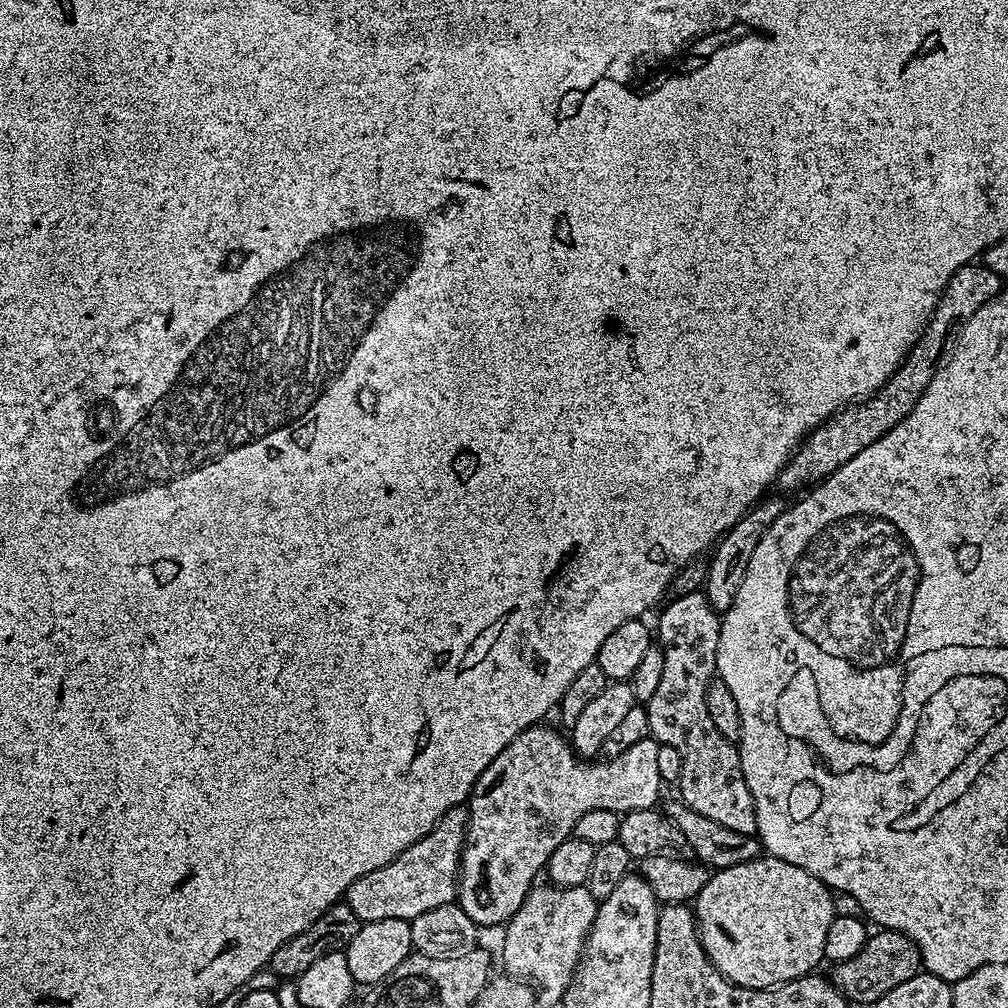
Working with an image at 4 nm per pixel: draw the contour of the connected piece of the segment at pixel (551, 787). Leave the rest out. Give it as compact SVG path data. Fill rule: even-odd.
M533 726L522 730L482 770L472 795L466 801L468 810L468 839L460 853L458 873L458 903L477 926L484 924L507 925L508 919L516 913L526 894L537 883L536 875L545 871L548 860L562 846L562 842L573 835L578 818L589 810L610 810L617 814L637 812L657 807L662 781L658 774L658 750L655 740L639 740L634 746L617 752L612 760L588 759L576 755L567 735L559 736L552 728Z

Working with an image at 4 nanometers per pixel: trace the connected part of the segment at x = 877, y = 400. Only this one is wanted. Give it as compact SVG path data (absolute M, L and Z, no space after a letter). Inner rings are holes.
M973 262L959 268L941 294L940 304L928 319L928 325L924 327L920 340L908 351L908 357L901 362L898 370L894 370L894 374L877 392L854 404L844 405L829 420L808 433L800 447L784 463L784 468L778 477L778 484L784 488L801 487L800 489L805 486L815 486L830 474L837 472L846 462L850 462L854 454L862 454L862 450L866 450L870 442L878 442L882 434L894 430L894 426L898 426L898 422L902 422L902 418L906 418L906 414L914 410L926 386L930 386L930 378L934 378L936 369L945 355L944 339L947 338L952 323L955 320L957 322L969 320L973 312L999 294L1001 287L1002 281L998 273L990 270L983 262Z

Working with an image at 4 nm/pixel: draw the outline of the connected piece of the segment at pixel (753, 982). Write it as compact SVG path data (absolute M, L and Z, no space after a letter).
M761 854L750 862L742 862L738 866L722 868L709 875L706 886L702 886L702 890L696 895L694 901L696 930L700 934L700 941L710 958L710 962L730 982L734 982L743 988L777 988L779 984L789 984L792 980L797 980L799 976L807 976L819 969L816 967L822 964L824 960L826 930L830 930L830 922L836 917L836 907L832 901L833 895L833 889L823 884L818 878L814 878L814 874L810 874L798 866L790 866L790 862L782 862L782 858Z

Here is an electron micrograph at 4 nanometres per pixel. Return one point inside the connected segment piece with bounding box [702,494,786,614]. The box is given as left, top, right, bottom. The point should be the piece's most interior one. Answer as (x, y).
(724, 574)

